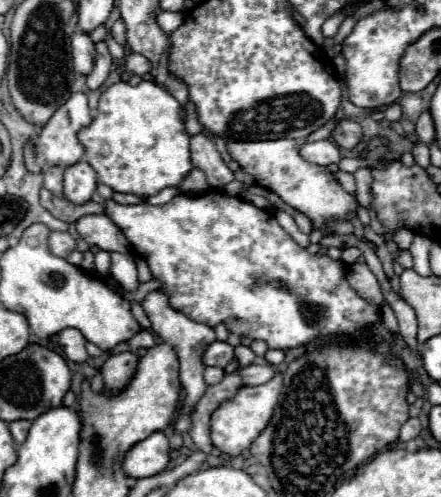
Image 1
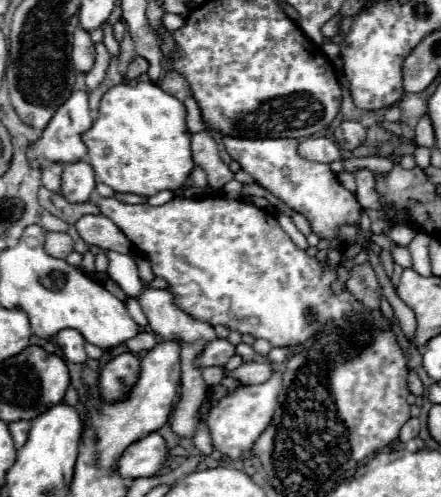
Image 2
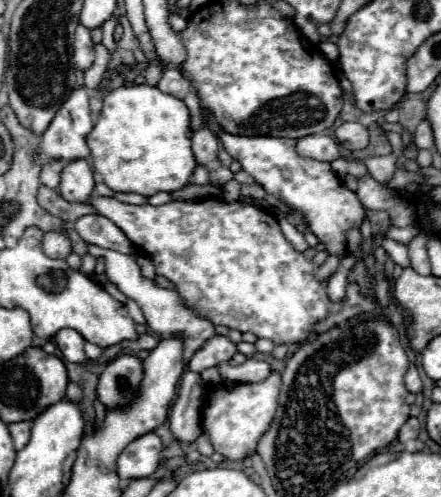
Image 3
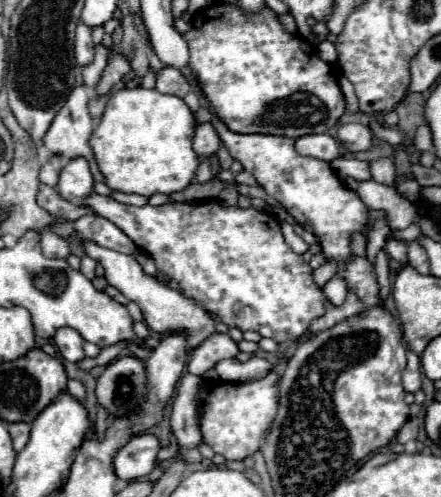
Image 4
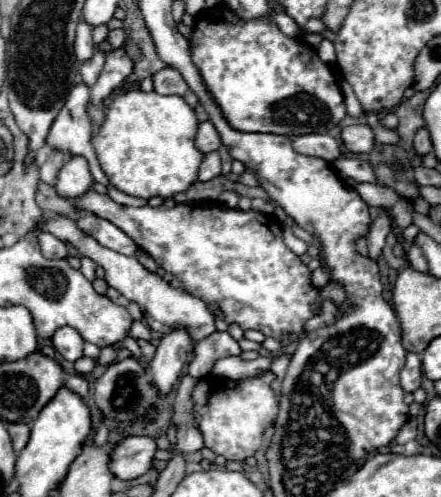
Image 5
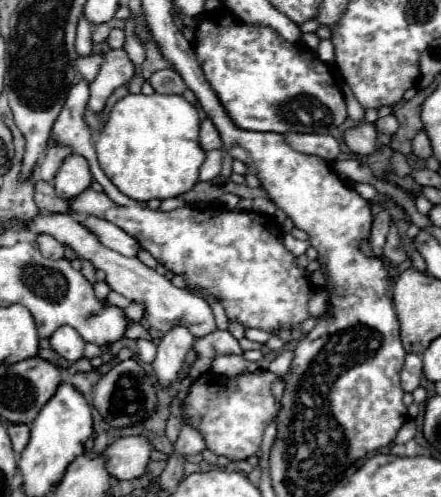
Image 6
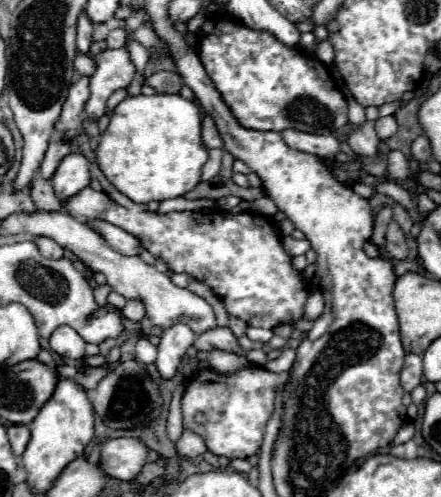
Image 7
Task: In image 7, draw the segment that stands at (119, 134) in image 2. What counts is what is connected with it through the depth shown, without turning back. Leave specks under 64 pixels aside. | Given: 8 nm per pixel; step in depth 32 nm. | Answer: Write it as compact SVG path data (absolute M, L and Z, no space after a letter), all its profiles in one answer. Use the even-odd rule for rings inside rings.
M152 94L124 98L116 108L98 144L98 164L108 182L132 202L164 202L184 196L202 180L202 166L208 162L208 148L202 142L202 116L196 102L180 94Z

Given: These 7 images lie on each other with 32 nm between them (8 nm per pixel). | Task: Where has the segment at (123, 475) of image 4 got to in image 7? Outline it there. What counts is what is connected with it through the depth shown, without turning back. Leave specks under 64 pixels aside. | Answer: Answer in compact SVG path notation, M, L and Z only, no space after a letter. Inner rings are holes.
M136 438L106 440L100 450L100 468L116 480L132 480L144 466L148 448Z

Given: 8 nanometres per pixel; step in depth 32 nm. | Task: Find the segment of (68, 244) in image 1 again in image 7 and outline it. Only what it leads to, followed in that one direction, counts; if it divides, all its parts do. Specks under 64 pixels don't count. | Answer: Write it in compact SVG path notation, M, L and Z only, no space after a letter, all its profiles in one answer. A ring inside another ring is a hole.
M44 236L34 238L34 244L38 246L38 250L40 250L40 254L42 254L44 258L54 258L54 260L58 260L58 258L62 258L62 254L64 254L64 250L62 250L54 240L48 240L48 238L44 238Z

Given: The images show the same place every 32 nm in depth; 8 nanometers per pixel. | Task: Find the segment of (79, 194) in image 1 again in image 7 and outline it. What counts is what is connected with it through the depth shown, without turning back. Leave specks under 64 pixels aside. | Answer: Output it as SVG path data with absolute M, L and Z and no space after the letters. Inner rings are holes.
M72 152L62 158L60 166L52 176L52 188L56 196L64 202L70 196L78 194L82 188L90 184L90 162L84 154Z

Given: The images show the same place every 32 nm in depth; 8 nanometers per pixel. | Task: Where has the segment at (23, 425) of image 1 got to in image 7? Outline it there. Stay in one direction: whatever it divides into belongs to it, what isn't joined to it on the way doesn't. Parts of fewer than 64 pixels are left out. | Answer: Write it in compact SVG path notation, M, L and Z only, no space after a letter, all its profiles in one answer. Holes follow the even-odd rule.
M12 424L6 428L8 432L8 438L10 438L10 444L12 444L12 452L16 456L22 456L28 442L30 442L30 430L28 426L18 426L18 424Z

